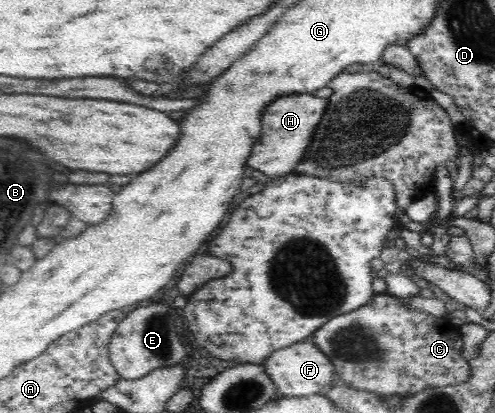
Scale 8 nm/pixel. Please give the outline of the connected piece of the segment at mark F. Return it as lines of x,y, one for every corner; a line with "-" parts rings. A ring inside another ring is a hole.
310,339
273,351
263,362
262,367
271,377
277,393
282,397
303,397
318,394
335,380
334,364
329,357

